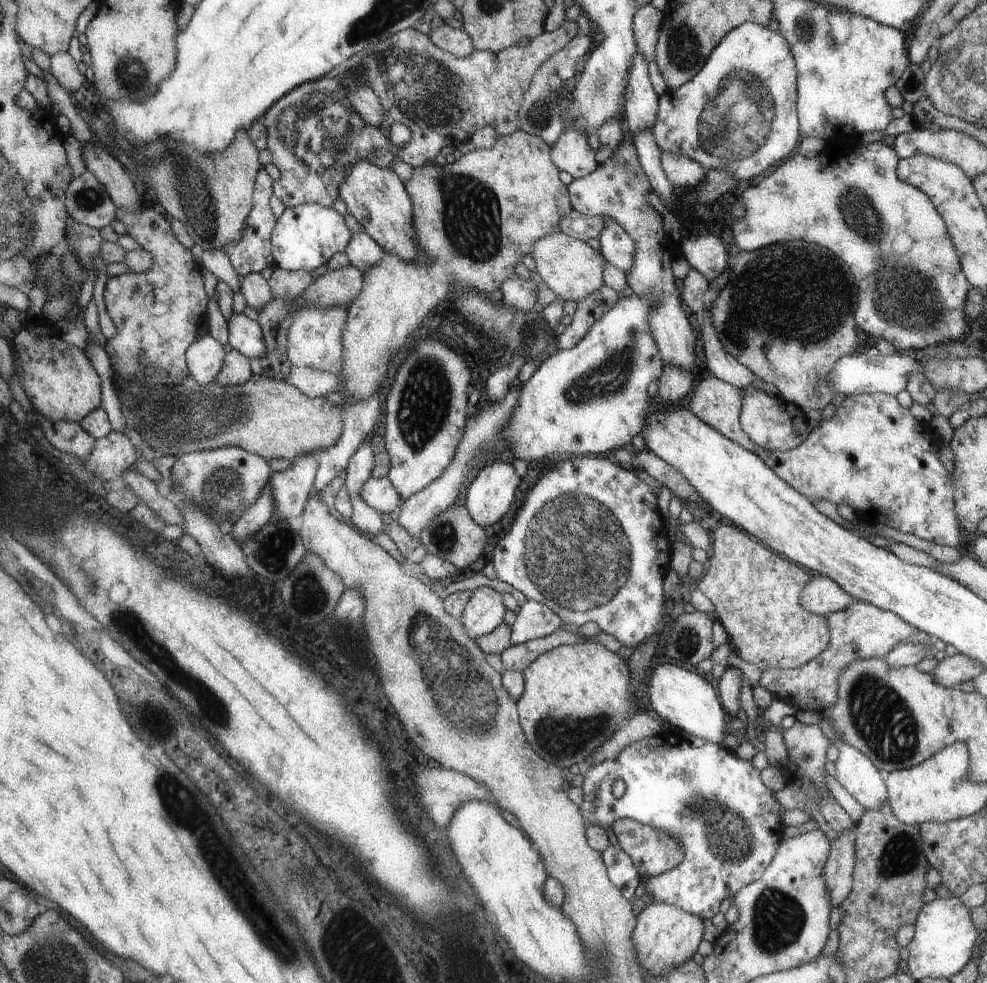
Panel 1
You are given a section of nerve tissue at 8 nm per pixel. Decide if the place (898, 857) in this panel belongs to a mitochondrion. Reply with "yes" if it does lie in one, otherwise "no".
yes

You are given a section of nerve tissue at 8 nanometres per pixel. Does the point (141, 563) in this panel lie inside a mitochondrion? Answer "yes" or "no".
no

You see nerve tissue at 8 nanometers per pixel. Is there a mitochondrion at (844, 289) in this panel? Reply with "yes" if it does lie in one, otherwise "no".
no

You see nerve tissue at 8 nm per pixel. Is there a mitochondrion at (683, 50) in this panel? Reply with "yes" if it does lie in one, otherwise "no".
yes

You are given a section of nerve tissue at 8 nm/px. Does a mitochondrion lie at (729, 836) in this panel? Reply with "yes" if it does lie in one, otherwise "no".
yes

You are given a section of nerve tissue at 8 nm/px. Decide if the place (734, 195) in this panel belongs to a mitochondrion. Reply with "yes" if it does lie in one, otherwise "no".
no

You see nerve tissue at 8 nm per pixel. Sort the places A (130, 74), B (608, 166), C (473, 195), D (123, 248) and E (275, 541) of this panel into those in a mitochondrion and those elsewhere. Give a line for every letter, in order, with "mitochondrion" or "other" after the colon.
A: mitochondrion
B: other
C: mitochondrion
D: other
E: mitochondrion

